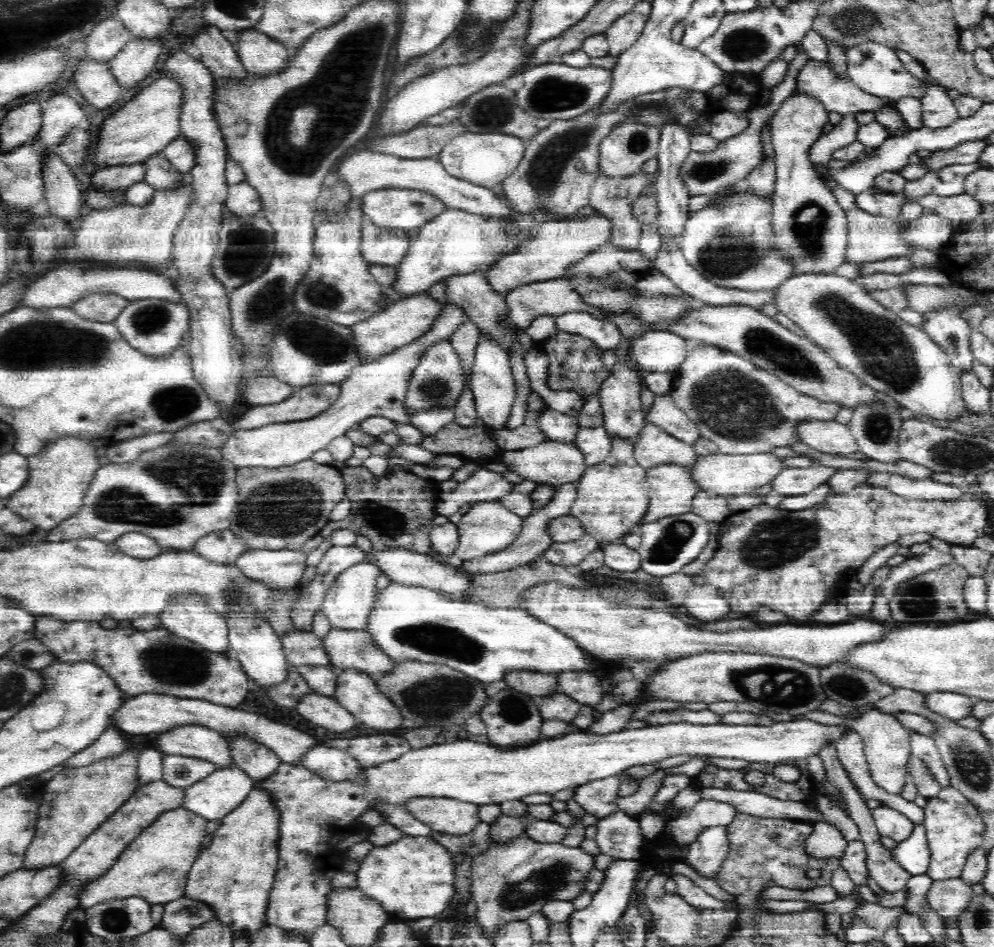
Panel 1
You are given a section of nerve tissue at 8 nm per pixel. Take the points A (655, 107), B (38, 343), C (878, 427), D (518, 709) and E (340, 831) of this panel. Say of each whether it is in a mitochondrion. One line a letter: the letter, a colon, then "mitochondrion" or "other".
A: mitochondrion
B: mitochondrion
C: mitochondrion
D: mitochondrion
E: other

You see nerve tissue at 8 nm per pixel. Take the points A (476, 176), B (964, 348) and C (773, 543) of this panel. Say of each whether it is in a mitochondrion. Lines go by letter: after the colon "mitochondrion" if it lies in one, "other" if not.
A: other
B: other
C: mitochondrion

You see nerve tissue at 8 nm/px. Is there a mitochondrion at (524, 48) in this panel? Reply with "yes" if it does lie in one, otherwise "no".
no

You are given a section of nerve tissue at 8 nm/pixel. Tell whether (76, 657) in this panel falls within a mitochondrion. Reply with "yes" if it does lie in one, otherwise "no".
no

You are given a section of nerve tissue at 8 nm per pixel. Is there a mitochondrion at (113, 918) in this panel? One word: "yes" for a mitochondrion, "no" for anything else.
yes

